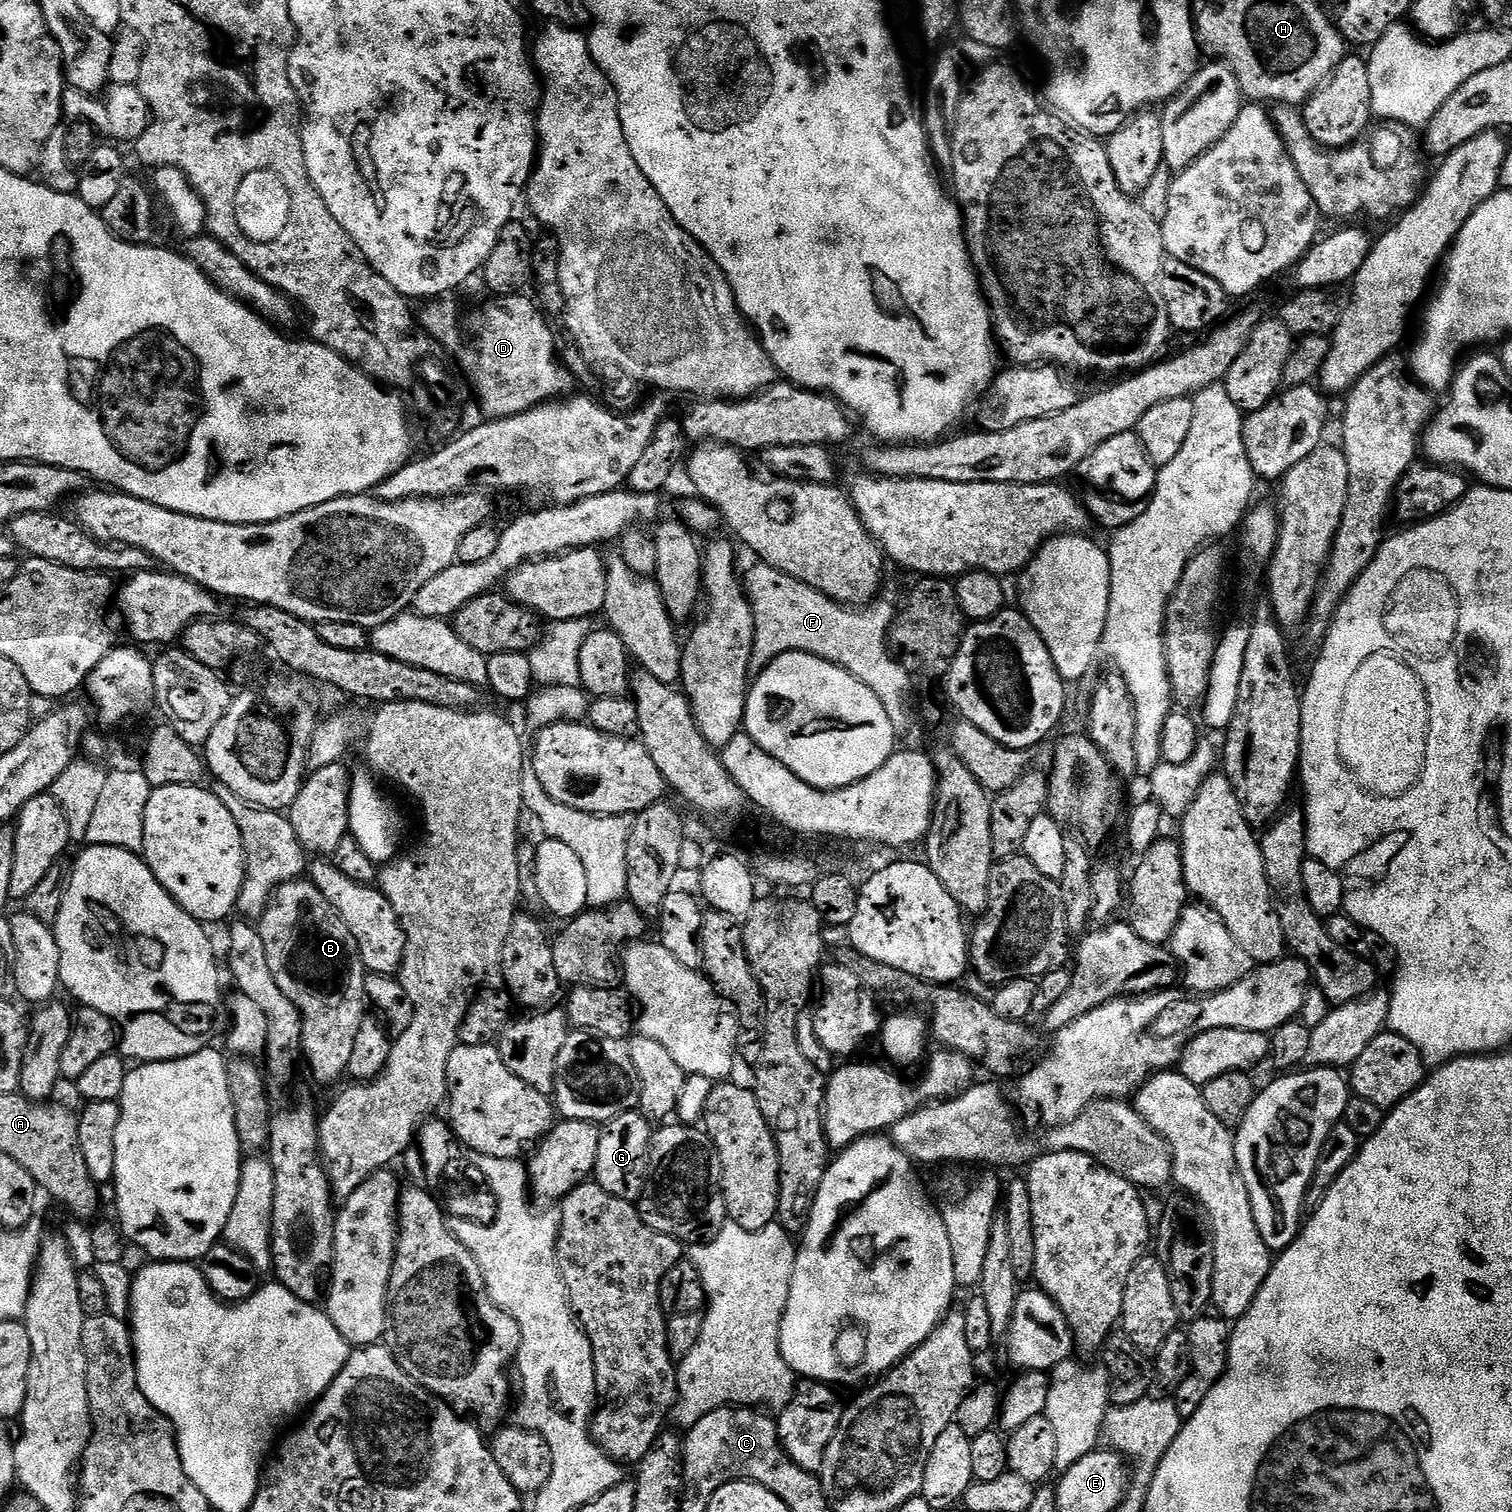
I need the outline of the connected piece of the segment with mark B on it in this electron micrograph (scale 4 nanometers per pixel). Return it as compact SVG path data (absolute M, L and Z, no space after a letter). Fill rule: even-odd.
M308 878L291 880L278 888L272 895L268 909L260 917L258 927L262 934L262 943L266 945L266 958L270 962L274 982L278 982L282 994L286 994L286 998L290 998L290 1002L294 1002L294 1006L300 1011L302 1056L304 1052L313 1074L322 1083L332 1084L335 1080L345 1079L358 1030L362 1030L366 1019L366 969L358 954L358 942L354 942L354 934L350 934L350 929L346 927L346 922L342 922L334 906L330 906L330 902L322 898L318 886L314 886Z

